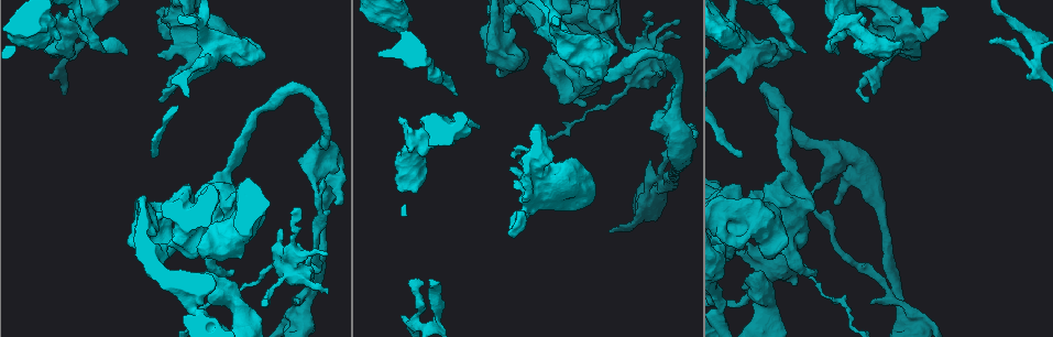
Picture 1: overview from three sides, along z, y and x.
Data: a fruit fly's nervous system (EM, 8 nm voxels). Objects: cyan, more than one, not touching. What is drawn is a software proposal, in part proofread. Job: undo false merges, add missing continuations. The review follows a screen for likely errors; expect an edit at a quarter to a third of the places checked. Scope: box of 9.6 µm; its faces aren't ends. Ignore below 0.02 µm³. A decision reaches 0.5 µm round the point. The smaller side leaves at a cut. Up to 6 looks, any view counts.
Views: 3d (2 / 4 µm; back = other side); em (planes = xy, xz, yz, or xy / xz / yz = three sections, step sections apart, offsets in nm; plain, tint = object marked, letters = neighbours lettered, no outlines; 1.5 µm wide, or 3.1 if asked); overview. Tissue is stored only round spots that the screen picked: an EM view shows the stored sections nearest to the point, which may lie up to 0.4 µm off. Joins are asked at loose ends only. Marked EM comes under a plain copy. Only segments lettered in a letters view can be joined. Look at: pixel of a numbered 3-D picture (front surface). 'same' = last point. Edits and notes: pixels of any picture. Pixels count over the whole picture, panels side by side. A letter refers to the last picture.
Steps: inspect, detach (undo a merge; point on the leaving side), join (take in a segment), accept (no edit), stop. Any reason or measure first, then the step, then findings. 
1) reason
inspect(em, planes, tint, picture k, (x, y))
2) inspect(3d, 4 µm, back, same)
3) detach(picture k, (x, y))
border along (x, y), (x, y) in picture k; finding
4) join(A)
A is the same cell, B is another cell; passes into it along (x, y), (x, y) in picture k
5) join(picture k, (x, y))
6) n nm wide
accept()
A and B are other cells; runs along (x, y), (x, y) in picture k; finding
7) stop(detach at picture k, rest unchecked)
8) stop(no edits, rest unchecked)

branch stops here
inspect(em, xz, step 8, tint, picture 1, (804, 53))

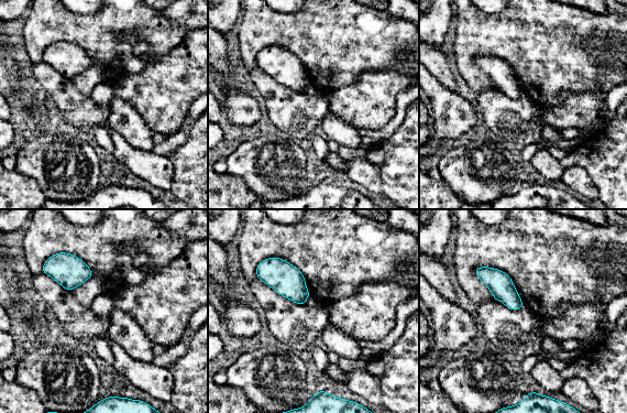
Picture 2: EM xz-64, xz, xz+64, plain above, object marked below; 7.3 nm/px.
another direction
inspect(em, planes, letters, same)

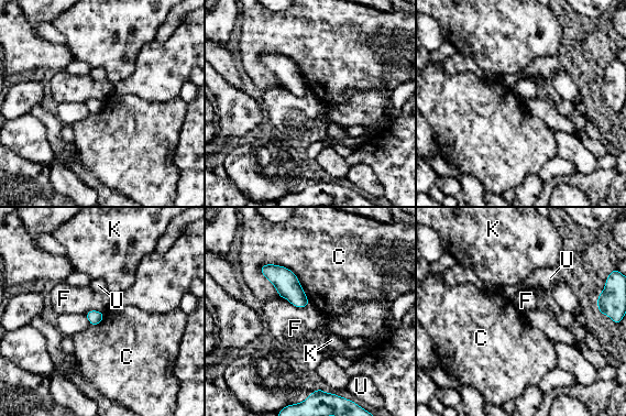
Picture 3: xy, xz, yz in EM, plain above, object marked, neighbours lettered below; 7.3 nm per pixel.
C touches over 460 nm
accept()
C, F, K and U are other cells; none of them fits

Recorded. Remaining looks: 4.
an open end
inspect(em, xy, step 4, letters, picture 1, (412, 281))

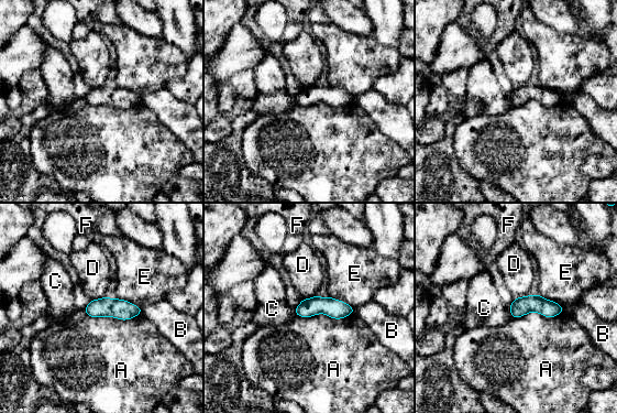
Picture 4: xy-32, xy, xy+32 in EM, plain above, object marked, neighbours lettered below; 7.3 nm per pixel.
another direction
inspect(em, planes, letters, same)

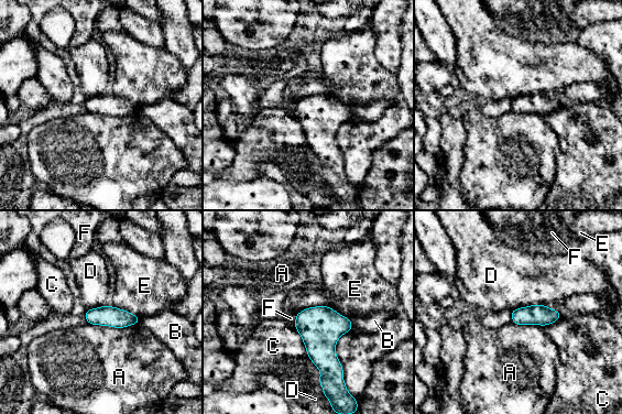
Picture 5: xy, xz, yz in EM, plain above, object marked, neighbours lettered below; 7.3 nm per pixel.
accept()
A, B, C, D, E and F are other cells; border along (139, 322), (123, 327), (88, 324) in picture 5; none of them fits

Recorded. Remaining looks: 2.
thin end
inspect(3d, 2 µm, picture 1, (324, 256))

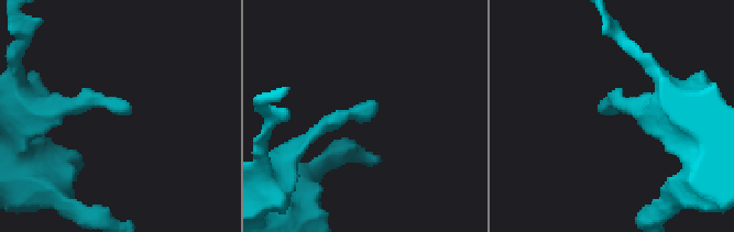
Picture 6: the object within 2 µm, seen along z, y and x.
need the tissue
inspect(em, planes, letters, picture 6, (372, 110))

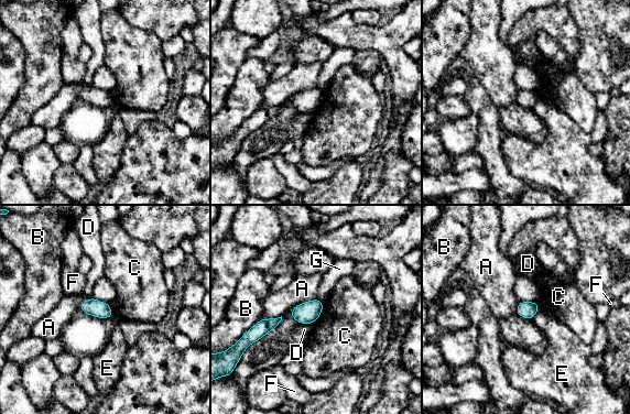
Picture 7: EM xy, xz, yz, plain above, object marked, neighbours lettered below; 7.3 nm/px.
A touches over 200 nm
accept()
A, B, C, D, E, F and G are other cells; border along (323, 303), (323, 309), (315, 322) in picture 7; no lettered segment goes on from it

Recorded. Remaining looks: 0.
stop(no edits, rest unchecked)

